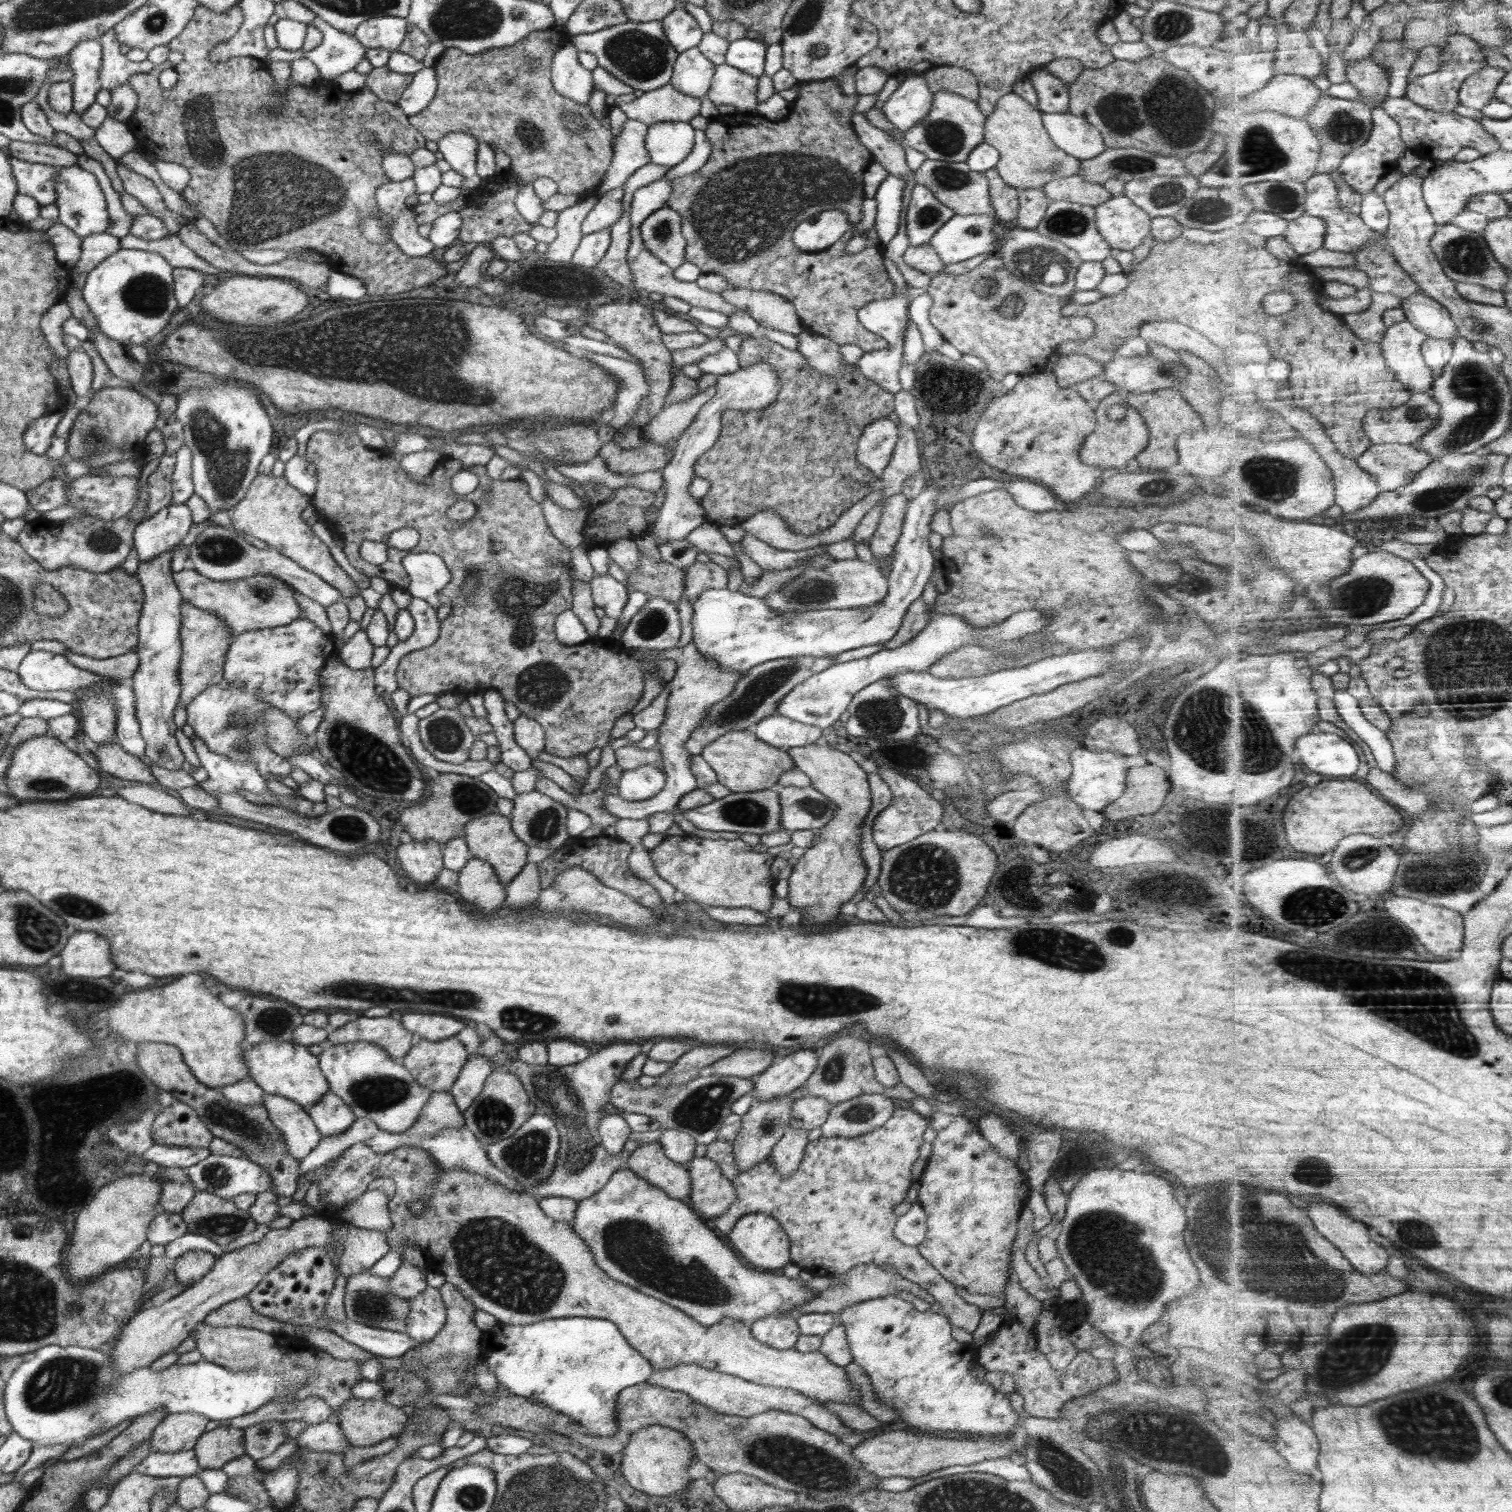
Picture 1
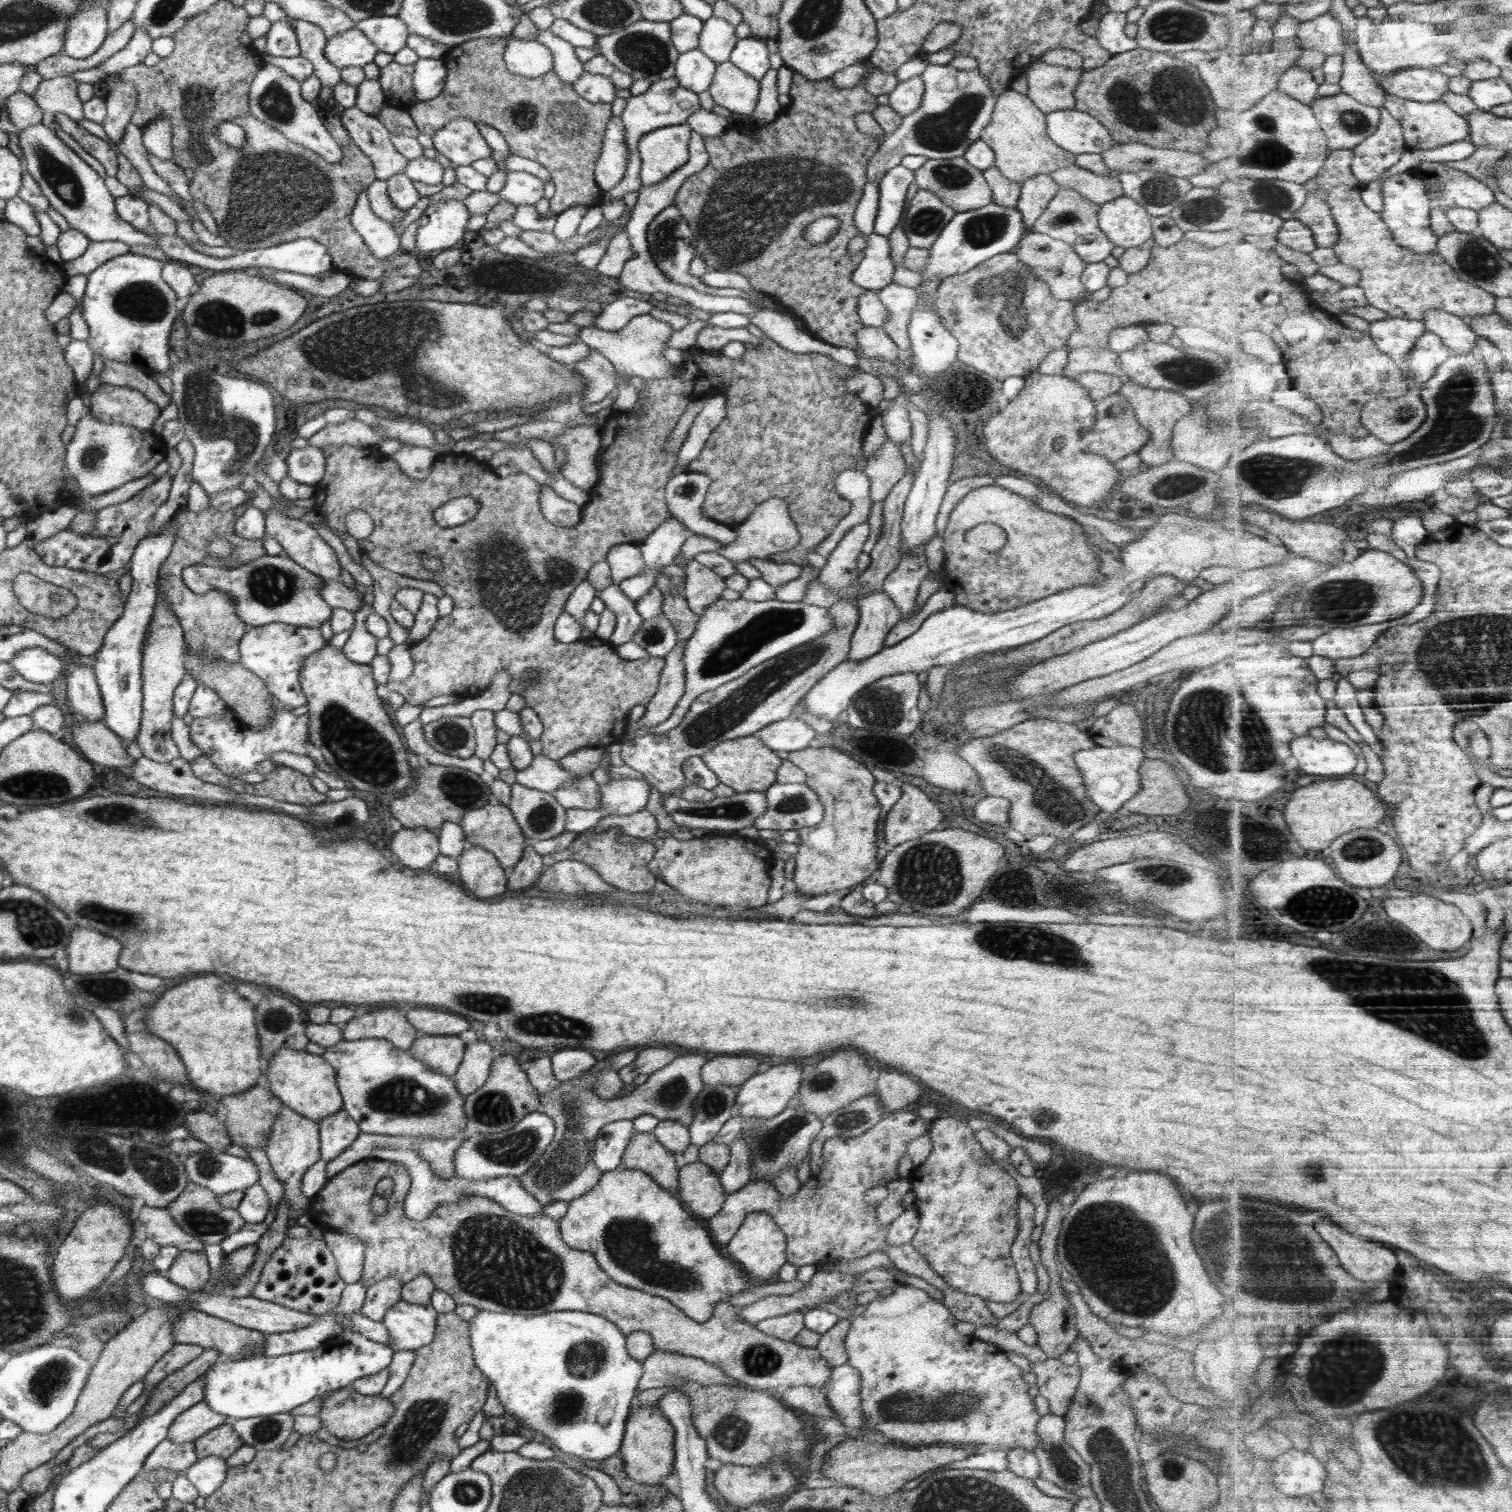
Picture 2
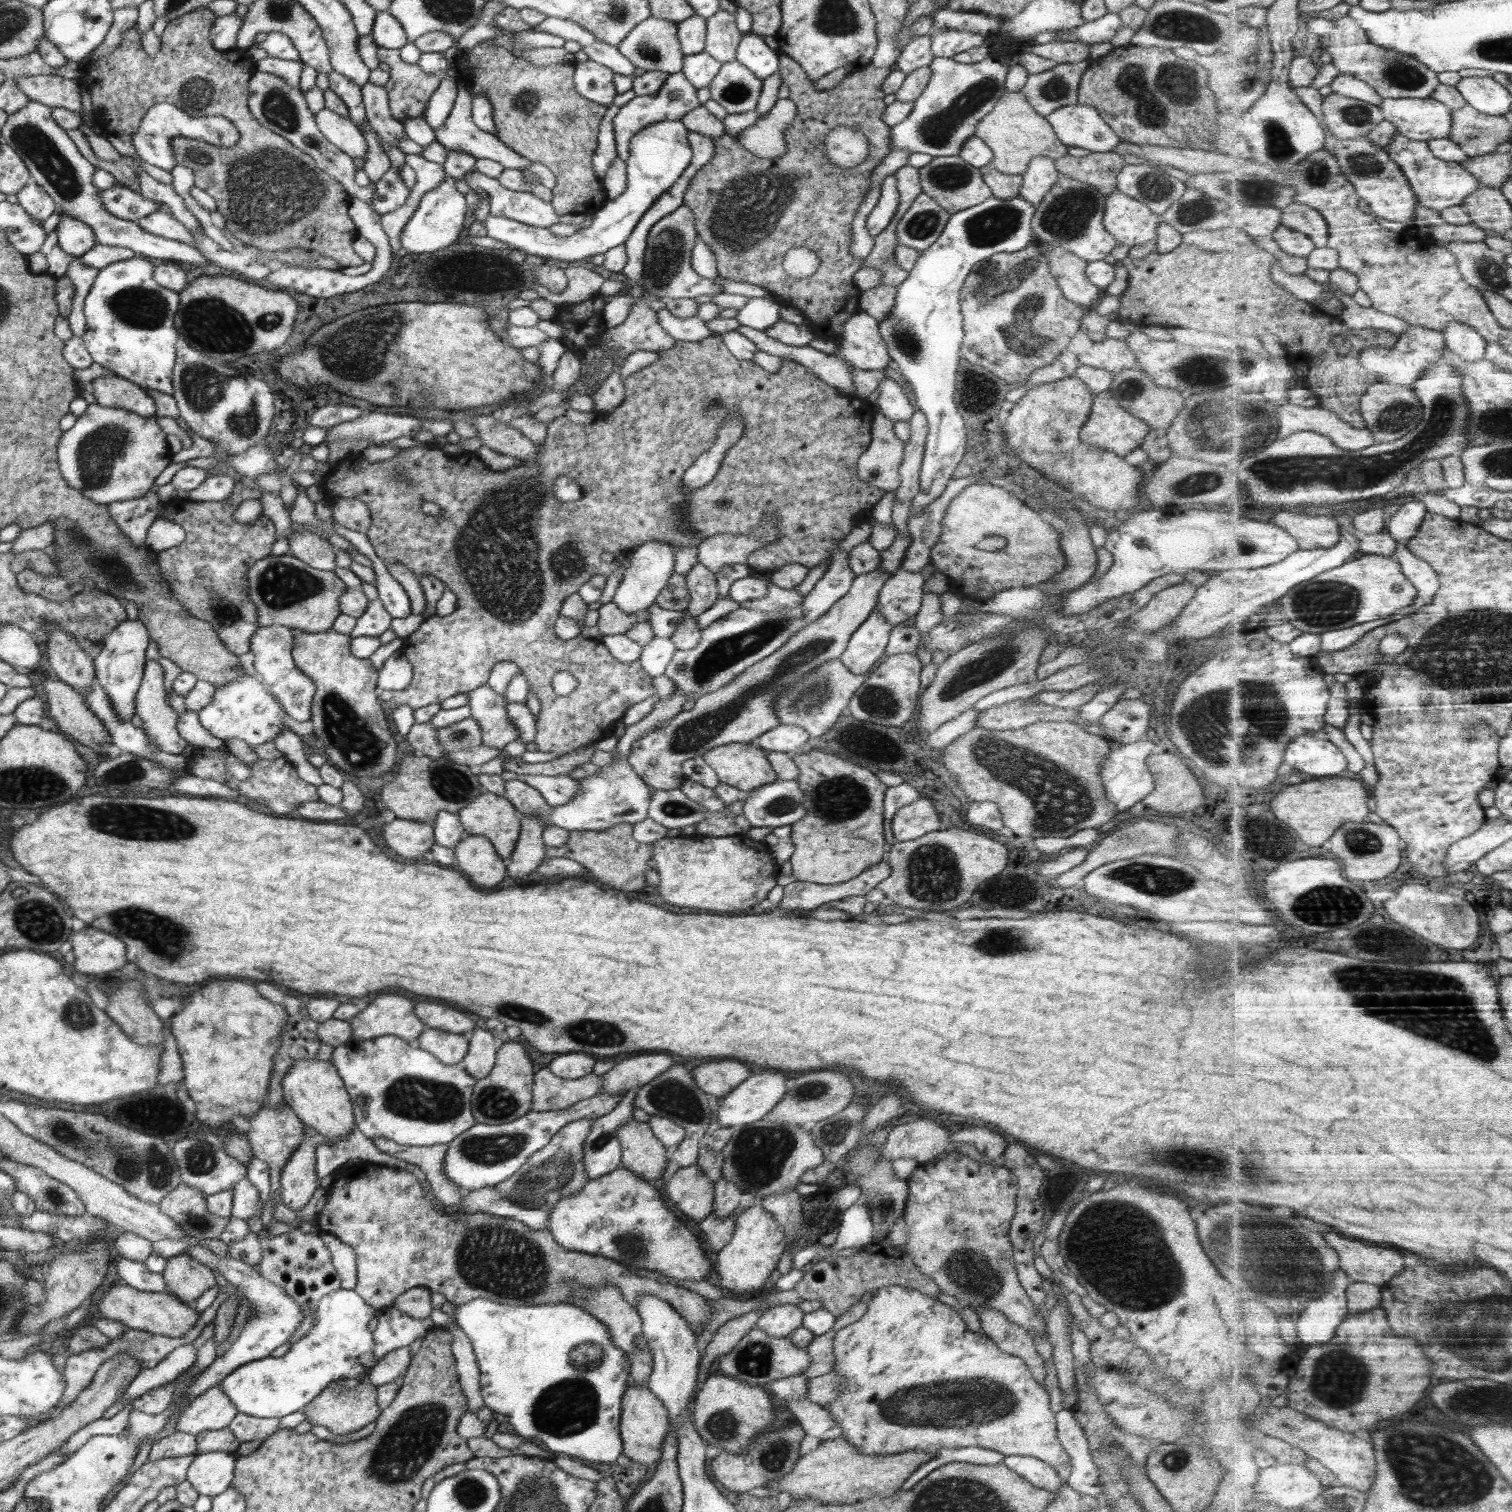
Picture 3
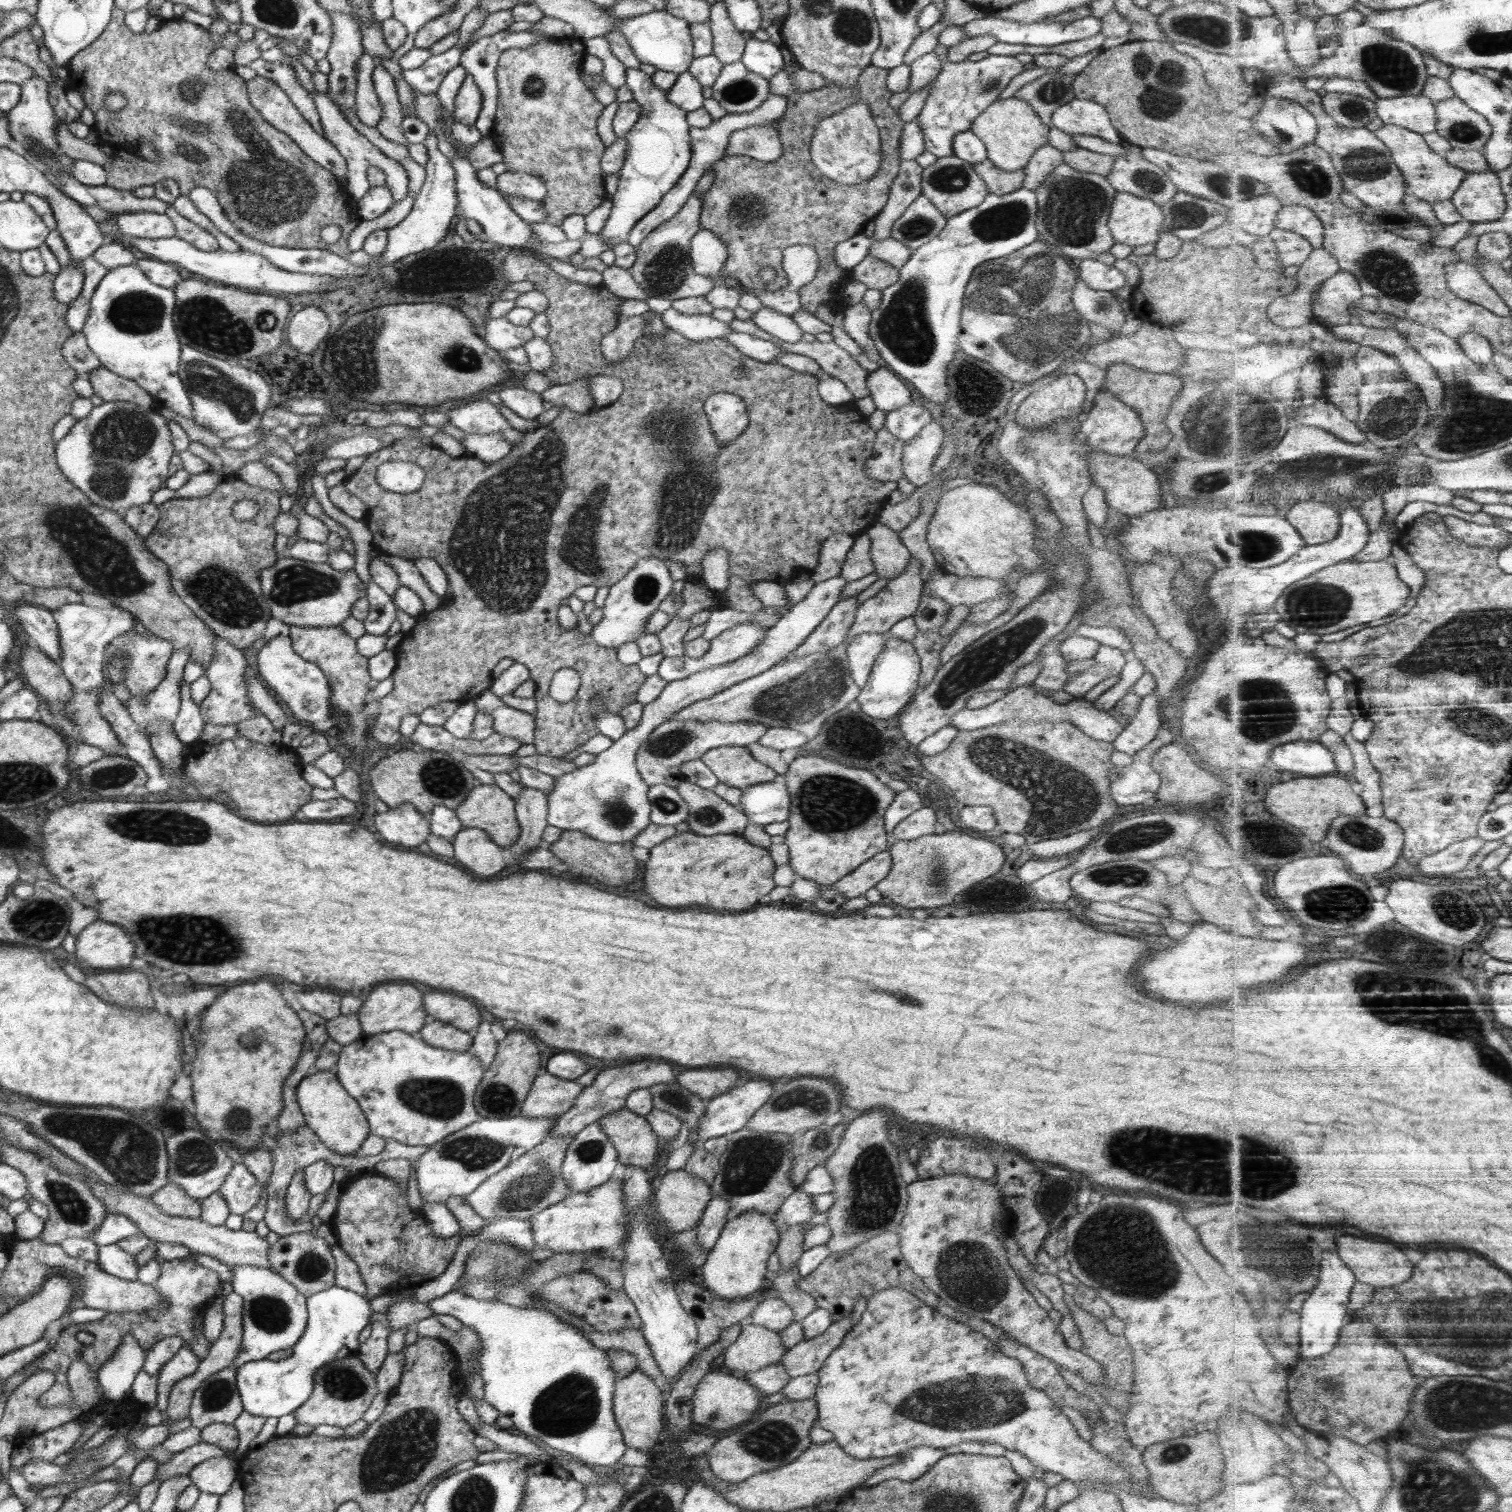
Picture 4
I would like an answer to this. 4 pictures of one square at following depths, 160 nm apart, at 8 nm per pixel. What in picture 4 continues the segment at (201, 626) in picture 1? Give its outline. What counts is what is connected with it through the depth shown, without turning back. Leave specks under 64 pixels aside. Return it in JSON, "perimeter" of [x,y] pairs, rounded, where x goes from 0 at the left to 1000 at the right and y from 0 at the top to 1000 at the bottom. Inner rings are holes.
{"perimeter":[[[149,315],[149,317],[143,322],[143,323],[139,327],[133,329],[115,329],[104,334],[104,337],[106,338],[106,343],[104,343],[104,347],[103,347],[103,350],[95,357],[97,363],[103,367],[110,374],[112,376],[112,385],[114,389],[116,391],[116,393],[122,397],[122,399],[126,401],[126,403],[131,408],[132,410],[135,411],[136,414],[140,416],[140,418],[150,423],[153,427],[156,429],[161,430],[165,427],[167,427],[168,425],[174,423],[175,418],[176,415],[176,411],[179,409],[179,403],[177,399],[175,397],[173,385],[171,383],[171,378],[173,377],[179,376],[183,371],[183,364],[182,364],[182,357],[183,356],[183,353],[181,351],[181,344],[186,339],[185,333],[185,326],[185,324],[178,324],[177,323],[172,323],[171,321],[165,321],[163,320],[160,317],[157,315]],[[161,330],[167,330],[171,333],[171,338],[171,340],[166,343],[166,344],[157,344],[155,343],[153,340],[153,335],[155,332]]]}

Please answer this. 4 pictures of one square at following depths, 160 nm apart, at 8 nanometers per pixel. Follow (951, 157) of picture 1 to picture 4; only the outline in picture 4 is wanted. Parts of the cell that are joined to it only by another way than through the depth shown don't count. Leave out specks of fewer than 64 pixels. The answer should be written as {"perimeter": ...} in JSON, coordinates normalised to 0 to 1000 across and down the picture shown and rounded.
{"perimeter":[[[620,27],[619,36],[623,39],[623,45],[617,53],[614,65],[609,75],[605,78],[611,89],[612,99],[620,104],[630,103],[630,92],[632,89],[641,86],[644,79],[653,70],[659,67],[661,62],[668,56],[668,54],[677,46],[671,38],[655,36],[647,41],[627,41],[626,31]]]}

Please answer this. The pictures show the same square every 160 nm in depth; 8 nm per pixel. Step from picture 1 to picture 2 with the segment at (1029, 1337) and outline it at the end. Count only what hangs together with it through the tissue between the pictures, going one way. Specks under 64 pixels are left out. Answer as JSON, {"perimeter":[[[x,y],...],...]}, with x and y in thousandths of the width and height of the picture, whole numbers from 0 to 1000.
{"perimeter":[[[700,899],[684,901],[681,907],[685,909],[688,923],[694,927],[694,935],[704,937],[715,911],[712,903],[705,903]]]}

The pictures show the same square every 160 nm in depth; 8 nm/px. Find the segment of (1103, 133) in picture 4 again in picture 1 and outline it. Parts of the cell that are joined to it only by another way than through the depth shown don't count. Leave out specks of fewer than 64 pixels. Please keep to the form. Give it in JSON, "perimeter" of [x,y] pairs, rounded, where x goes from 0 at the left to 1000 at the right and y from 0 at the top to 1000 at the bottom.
{"perimeter":[[[690,75],[688,79],[696,94],[713,106],[724,104],[732,99],[728,87],[714,76]]]}

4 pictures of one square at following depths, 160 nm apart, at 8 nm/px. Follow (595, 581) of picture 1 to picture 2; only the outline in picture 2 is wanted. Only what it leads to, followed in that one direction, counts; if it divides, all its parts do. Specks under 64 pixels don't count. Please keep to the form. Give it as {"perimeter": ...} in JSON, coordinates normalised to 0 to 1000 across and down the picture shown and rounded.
{"perimeter":[[[406,386],[396,390],[394,394],[398,396],[400,402],[403,402],[407,407],[407,414],[403,422],[406,428],[418,424],[419,419],[424,415],[426,411],[421,403],[420,398]]]}

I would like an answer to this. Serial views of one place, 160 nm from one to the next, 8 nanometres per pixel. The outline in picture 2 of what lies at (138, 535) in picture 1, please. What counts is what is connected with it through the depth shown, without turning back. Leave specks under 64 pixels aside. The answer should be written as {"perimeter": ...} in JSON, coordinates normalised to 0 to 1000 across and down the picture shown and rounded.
{"perimeter":[[[115,342],[112,344],[110,351],[104,354],[97,354],[90,361],[84,376],[87,381],[87,389],[84,397],[83,397],[81,406],[73,415],[69,419],[67,429],[63,433],[63,447],[67,460],[69,468],[69,476],[71,481],[76,484],[83,491],[89,489],[93,483],[95,464],[94,451],[94,433],[96,423],[99,420],[99,411],[103,404],[105,390],[105,377],[107,372],[111,369],[118,348]]]}

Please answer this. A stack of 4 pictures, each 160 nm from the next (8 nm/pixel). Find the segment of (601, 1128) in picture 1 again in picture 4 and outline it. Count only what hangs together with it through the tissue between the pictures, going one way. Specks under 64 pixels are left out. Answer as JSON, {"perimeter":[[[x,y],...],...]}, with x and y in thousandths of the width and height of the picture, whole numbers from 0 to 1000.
{"perimeter":[[[396,741],[382,749],[374,760],[371,776],[378,788],[388,788],[402,782],[409,769],[407,761]]]}

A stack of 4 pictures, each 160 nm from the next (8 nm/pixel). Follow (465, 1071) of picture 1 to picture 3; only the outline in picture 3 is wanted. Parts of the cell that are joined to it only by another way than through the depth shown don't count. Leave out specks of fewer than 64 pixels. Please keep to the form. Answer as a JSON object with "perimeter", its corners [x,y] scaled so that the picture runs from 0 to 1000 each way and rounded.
{"perimeter":[[[313,680],[310,696],[303,704],[315,714],[323,712],[327,706],[327,698],[329,696],[329,693],[327,691],[327,685],[328,683],[322,680]]]}

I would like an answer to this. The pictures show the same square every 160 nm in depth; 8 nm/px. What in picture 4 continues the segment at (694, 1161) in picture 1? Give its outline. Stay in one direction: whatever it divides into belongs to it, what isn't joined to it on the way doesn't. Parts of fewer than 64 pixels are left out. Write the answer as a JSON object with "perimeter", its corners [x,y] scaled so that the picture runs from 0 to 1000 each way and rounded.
{"perimeter":[[[452,773],[442,774],[438,778],[438,782],[434,788],[435,798],[433,800],[435,807],[439,808],[442,814],[449,815],[455,813],[460,813],[466,800],[471,794],[470,784],[466,780],[458,778]]]}

